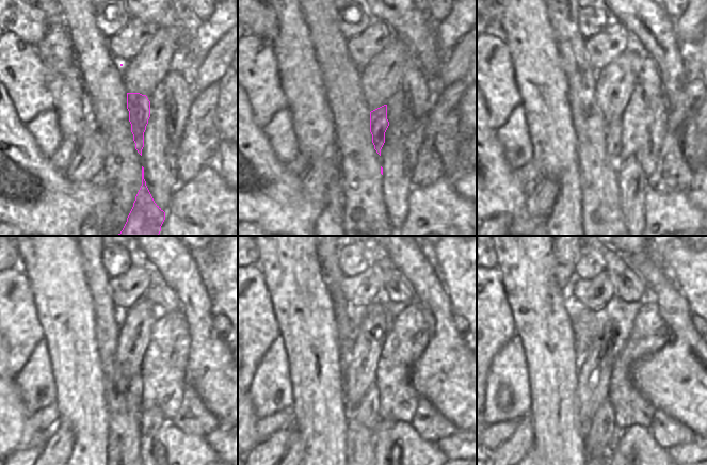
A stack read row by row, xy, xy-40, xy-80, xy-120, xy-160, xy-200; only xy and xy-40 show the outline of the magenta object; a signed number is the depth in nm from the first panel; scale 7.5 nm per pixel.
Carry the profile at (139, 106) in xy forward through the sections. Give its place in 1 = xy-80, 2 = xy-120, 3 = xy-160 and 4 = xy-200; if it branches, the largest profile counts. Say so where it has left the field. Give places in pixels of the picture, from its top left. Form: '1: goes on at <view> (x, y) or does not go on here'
1: goes on at xy-80 (614, 128)
2: goes on at xy-120 (133, 399)
3: goes on at xy-160 (370, 400)
4: goes on at xy-200 (606, 404)

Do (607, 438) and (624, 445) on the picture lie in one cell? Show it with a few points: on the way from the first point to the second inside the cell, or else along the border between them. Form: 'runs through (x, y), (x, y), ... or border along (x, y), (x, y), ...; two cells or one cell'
border along (619, 430), (615, 435), (615, 447); two cells

